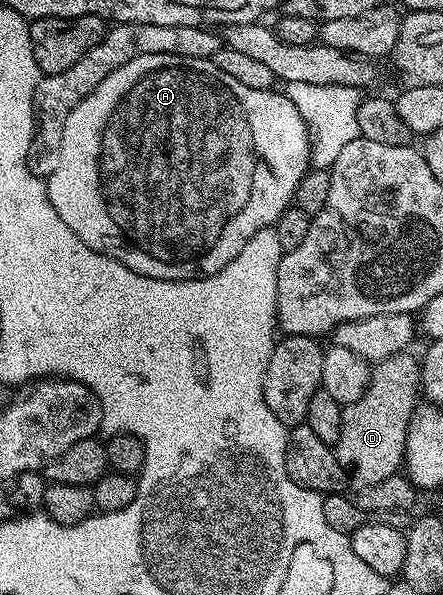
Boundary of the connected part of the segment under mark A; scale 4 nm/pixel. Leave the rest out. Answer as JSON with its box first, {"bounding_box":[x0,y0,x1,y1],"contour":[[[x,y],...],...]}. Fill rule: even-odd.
{"bounding_box":[47,54,311,280],"contour":[[[143,54],[131,62],[119,66],[67,118],[61,131],[61,146],[55,170],[47,177],[49,201],[71,226],[71,230],[88,248],[115,258],[132,272],[147,278],[160,280],[199,280],[202,276],[214,276],[223,266],[227,266],[247,246],[256,232],[273,228],[277,219],[293,204],[293,195],[299,182],[311,168],[311,141],[305,120],[299,110],[287,97],[277,90],[247,90],[239,86],[235,78],[223,74],[223,70],[213,67],[212,60],[203,58],[183,58],[175,54]]]}

